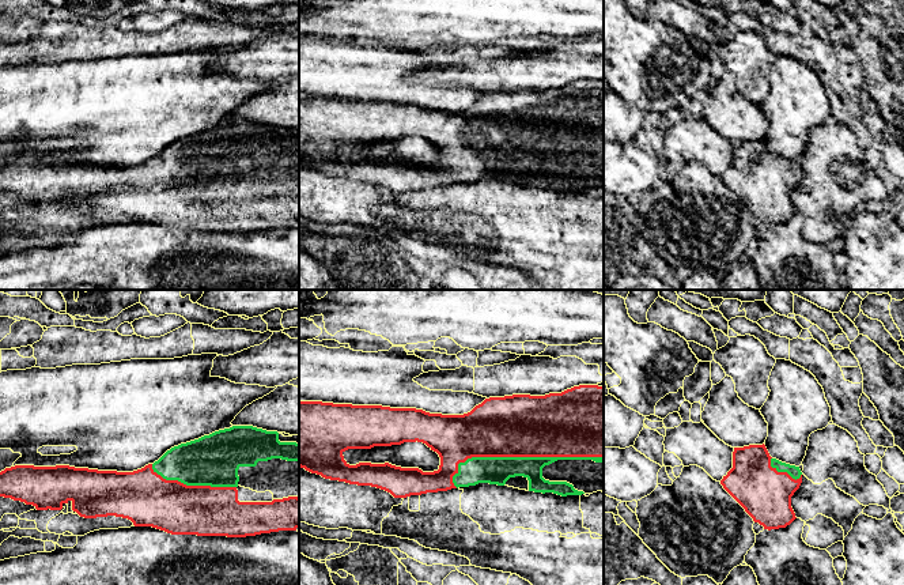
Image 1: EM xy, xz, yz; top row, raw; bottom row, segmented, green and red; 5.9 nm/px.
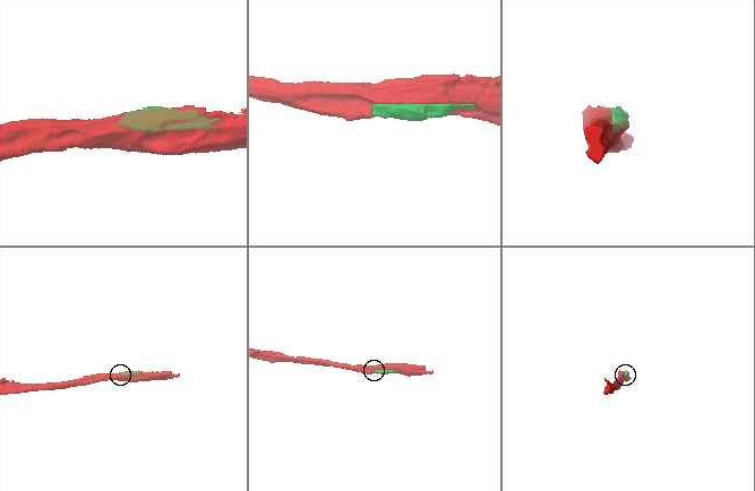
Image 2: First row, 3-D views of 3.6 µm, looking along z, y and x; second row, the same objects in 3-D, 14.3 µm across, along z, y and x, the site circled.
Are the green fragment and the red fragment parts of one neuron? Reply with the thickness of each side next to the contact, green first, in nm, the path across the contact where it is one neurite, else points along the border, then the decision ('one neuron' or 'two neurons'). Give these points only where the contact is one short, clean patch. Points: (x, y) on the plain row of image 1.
calibres 160 and 360 nm; one neuron

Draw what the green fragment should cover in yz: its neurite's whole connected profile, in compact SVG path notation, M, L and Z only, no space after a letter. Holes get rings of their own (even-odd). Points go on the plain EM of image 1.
M764 139L734 143L733 163L720 176L753 216L768 226L786 223L797 214L791 192L801 178L799 162L772 154Z

